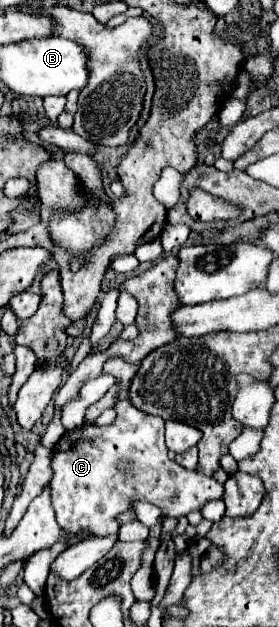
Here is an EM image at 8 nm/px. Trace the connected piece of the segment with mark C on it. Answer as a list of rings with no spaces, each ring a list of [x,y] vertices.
[[[121,400],[115,404],[115,420],[107,426],[81,426],[71,432],[65,432],[55,444],[51,456],[51,504],[57,516],[57,522],[65,530],[81,532],[89,530],[95,536],[109,536],[119,530],[119,516],[123,512],[133,512],[137,502],[151,502],[161,508],[165,516],[181,518],[189,512],[201,510],[211,500],[223,500],[225,488],[213,476],[199,474],[197,470],[187,470],[179,466],[175,460],[169,460],[167,446],[163,438],[163,418],[145,414],[131,406],[129,400]]]

